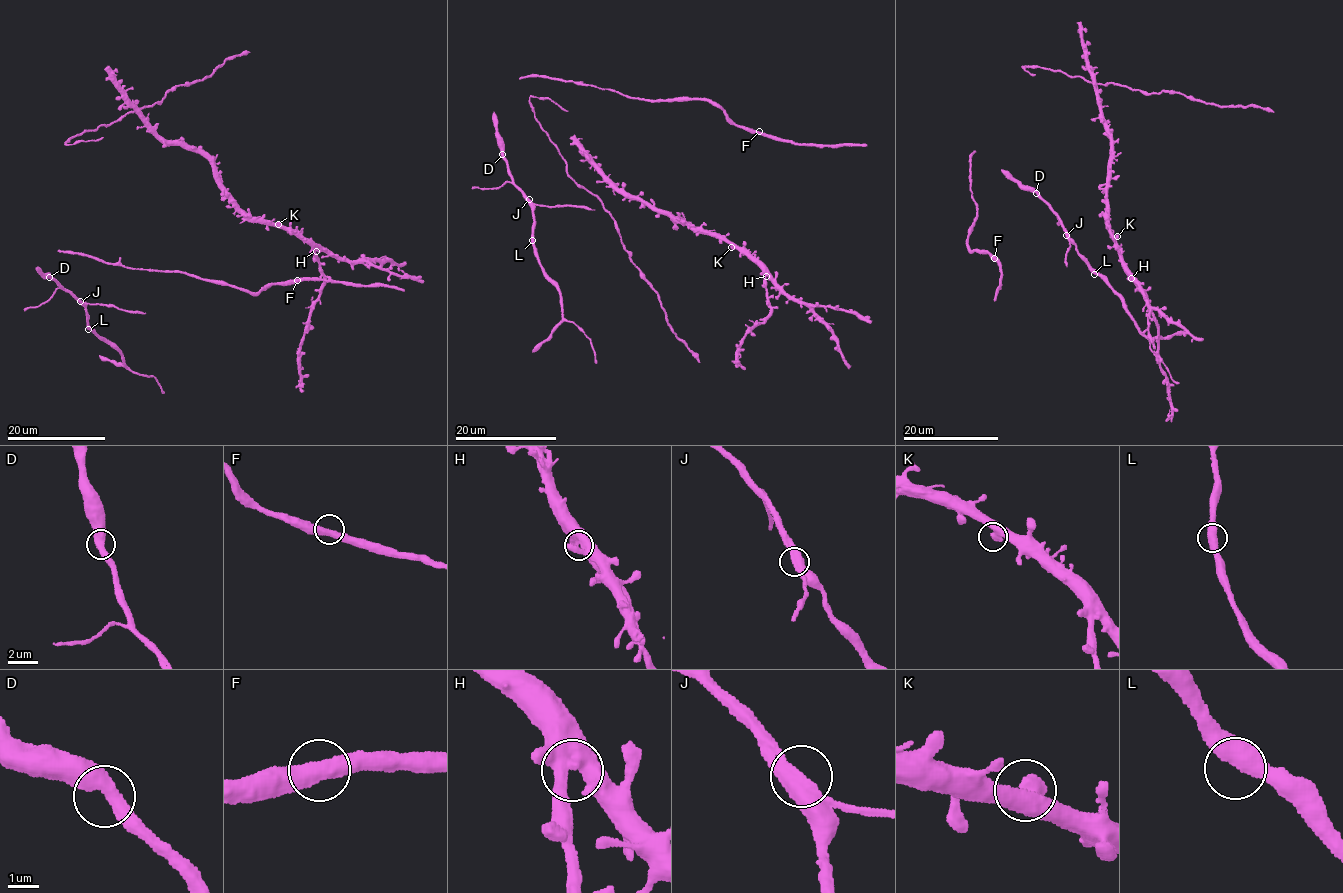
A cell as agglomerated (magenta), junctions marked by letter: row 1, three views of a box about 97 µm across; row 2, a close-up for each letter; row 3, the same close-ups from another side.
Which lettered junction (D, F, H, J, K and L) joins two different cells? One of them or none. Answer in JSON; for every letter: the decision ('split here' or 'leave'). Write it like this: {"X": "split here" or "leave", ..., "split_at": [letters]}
{"D": "leave", "F": "leave", "H": "leave", "J": "leave", "K": "leave", "L": "leave", "split_at": []}

